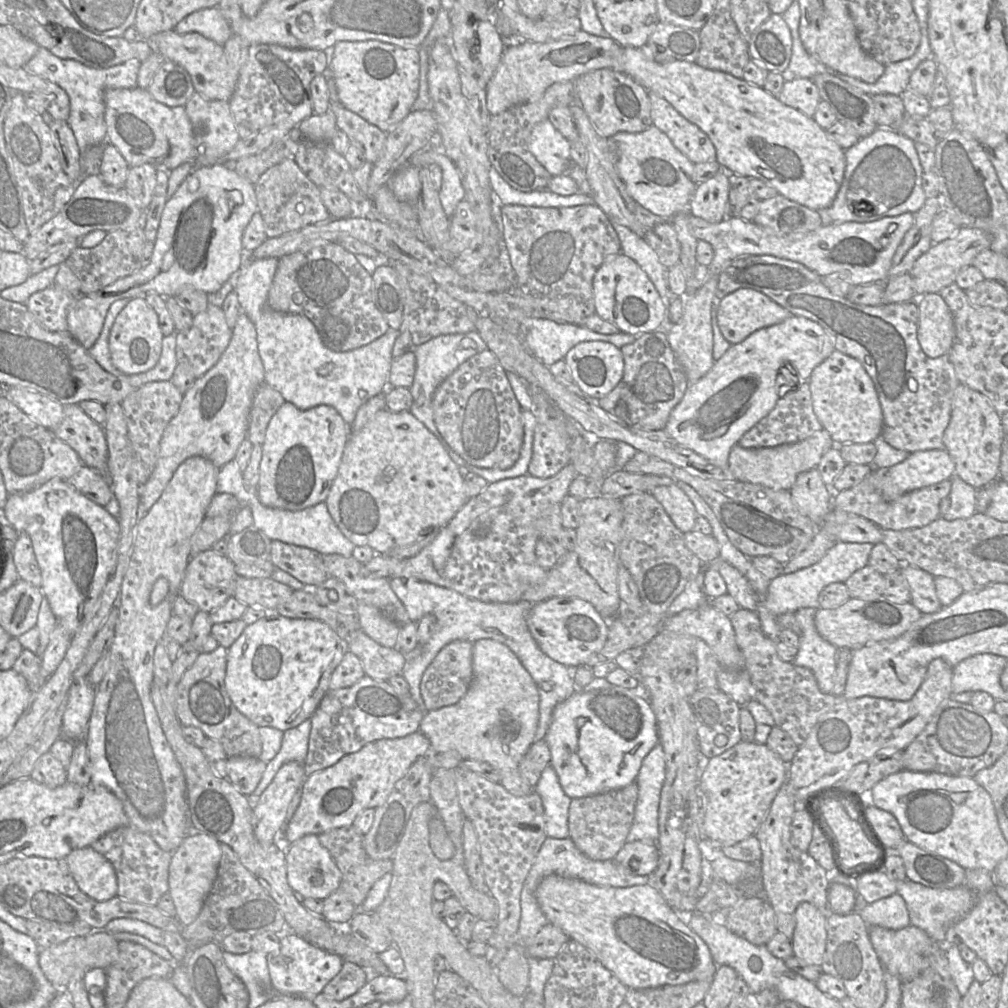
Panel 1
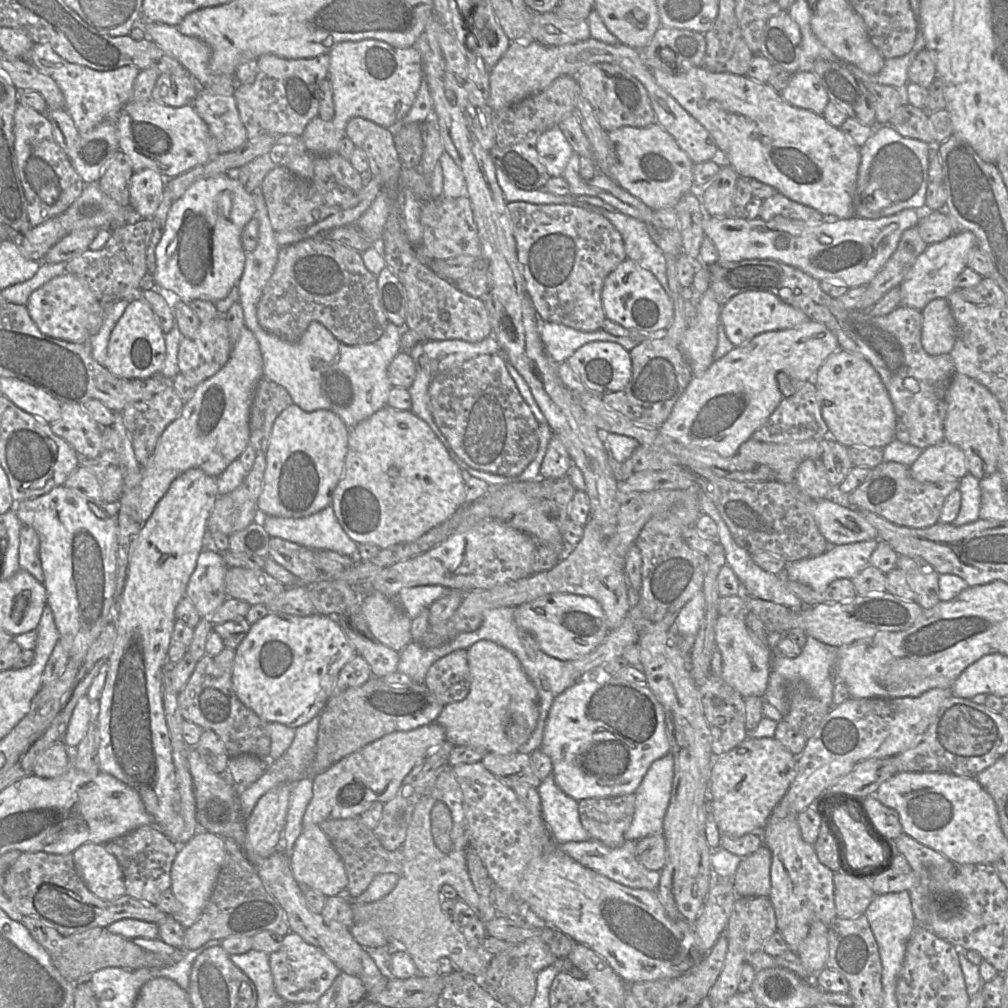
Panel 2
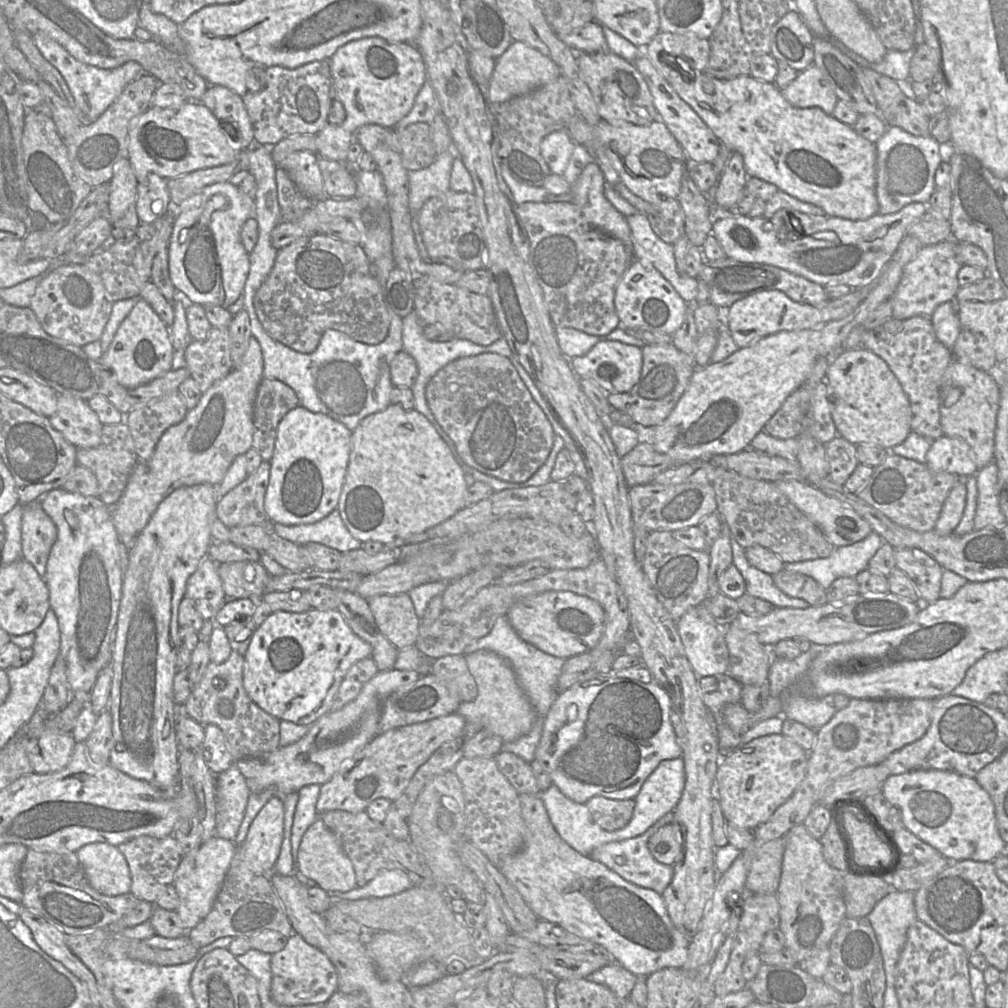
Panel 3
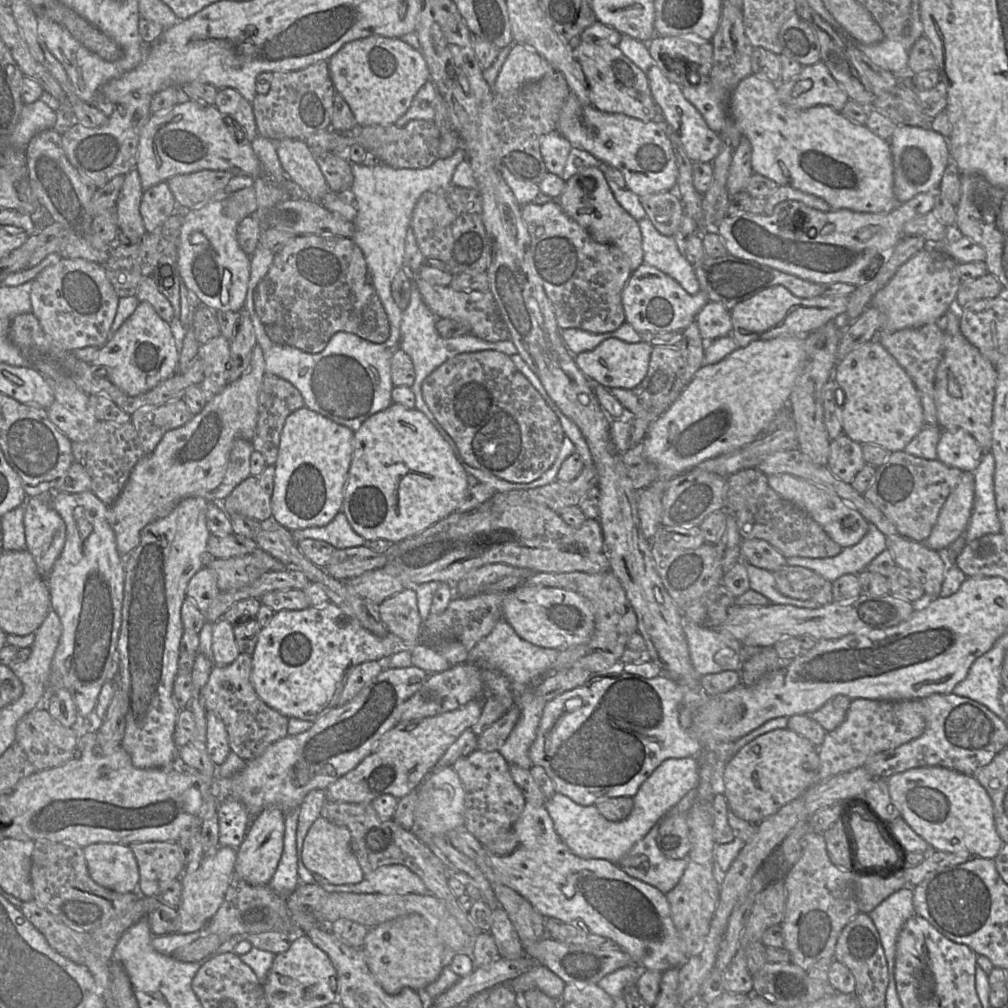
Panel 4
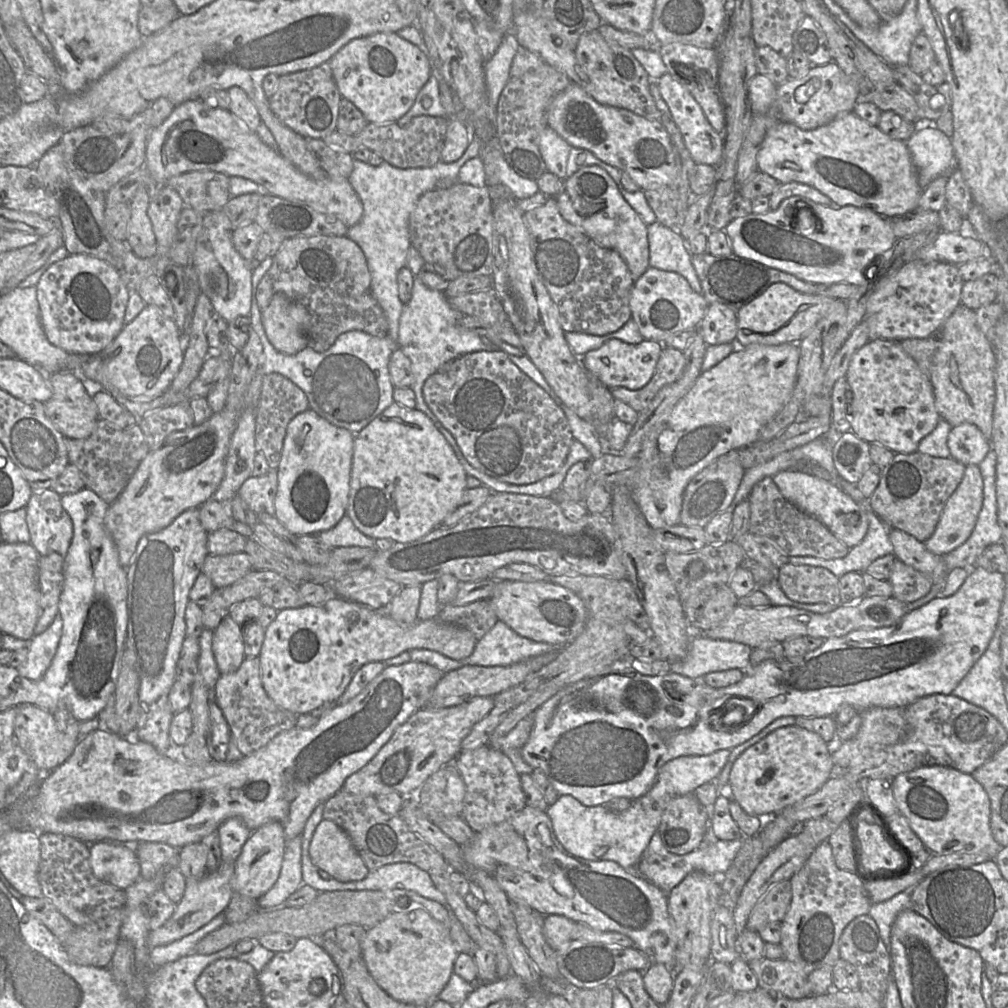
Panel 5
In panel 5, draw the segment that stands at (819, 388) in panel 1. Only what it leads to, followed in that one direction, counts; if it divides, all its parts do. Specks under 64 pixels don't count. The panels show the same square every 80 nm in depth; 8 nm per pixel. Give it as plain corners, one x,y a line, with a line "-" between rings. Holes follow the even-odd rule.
880,339
869,341
852,357
845,375
845,379
849,384
852,392
851,414
848,414
847,408
847,420
851,425
850,431
853,432
857,437
868,443
875,442
881,444
886,448
890,449
891,451
893,451
895,454
914,453
917,452
920,441
929,433
931,433
937,426
938,422
941,420
941,417
935,407
933,386
929,374
926,373
924,370
922,370
917,364
917,362
903,350
903,348
900,345
900,341
880,340

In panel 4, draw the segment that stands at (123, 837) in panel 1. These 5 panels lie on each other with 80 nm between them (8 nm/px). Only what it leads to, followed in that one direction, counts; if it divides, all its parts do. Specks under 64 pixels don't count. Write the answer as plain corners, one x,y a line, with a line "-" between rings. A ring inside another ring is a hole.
137,842
129,845
137,861
137,891
145,897
160,897
174,879
184,873
183,853
177,842

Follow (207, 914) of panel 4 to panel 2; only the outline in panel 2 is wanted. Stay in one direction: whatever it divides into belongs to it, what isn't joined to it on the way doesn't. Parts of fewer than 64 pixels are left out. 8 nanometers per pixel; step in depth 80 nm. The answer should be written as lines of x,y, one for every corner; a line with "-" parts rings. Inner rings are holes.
200,829
187,843
179,846
179,851
171,868
171,891
180,904
180,911
174,917
187,929
201,916
214,890
219,872
225,859
224,838

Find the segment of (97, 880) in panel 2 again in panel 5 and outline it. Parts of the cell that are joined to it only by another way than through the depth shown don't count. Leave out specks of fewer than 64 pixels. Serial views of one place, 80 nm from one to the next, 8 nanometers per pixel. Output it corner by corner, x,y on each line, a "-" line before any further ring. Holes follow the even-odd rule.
99,841
88,845
91,869
100,881
126,890
140,878
134,844

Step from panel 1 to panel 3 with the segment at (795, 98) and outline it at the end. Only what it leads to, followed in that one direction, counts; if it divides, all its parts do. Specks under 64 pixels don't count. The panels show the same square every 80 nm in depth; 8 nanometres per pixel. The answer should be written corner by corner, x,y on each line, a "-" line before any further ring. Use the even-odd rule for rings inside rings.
815,65
799,72
781,92
794,107
818,107
829,115
839,101
830,83

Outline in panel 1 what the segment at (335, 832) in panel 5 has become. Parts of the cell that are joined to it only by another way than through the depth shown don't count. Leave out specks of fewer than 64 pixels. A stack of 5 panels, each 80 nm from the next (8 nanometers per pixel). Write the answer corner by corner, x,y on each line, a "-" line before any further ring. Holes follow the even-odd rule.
308,834
293,842
285,852
285,859
287,881
296,895
324,900
341,886
341,871
329,851
319,842
318,835

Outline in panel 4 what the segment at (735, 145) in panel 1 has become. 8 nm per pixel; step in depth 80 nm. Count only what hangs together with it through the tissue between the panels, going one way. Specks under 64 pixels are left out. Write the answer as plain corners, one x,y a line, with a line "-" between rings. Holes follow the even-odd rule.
698,71
699,82
698,84
690,84
690,81
686,79
682,74
677,79
669,79
670,81
676,83
683,94
683,96
688,100
702,115
708,127
719,134
723,129
727,116
729,115
737,129
741,132
742,136
746,137
752,147
751,155
751,165
753,173
760,174
770,180
773,180
778,184
778,186
789,186
794,189
800,190
804,193
817,196
828,203
832,210
848,209
854,212
868,212
868,213
888,213
893,211
899,203
897,202
894,195
894,175
893,175
893,160
891,153
891,146
889,140
880,138
879,136
872,133
865,125
857,124
846,117
844,117
841,112
835,111
833,108
828,106
814,106
808,109
796,109
783,104
777,95
777,84
771,82
763,77
759,77
755,74
751,74
744,78
732,92
728,103
726,103
726,96
724,93
718,93
714,87
713,82
710,77
703,79
702,74

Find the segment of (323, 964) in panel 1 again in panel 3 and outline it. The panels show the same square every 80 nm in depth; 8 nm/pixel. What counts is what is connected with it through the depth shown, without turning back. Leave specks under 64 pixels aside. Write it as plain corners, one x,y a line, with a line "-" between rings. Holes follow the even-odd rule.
299,934
289,937
285,947
272,954
271,972
271,997
282,1006
325,1004
338,990
338,975
333,963

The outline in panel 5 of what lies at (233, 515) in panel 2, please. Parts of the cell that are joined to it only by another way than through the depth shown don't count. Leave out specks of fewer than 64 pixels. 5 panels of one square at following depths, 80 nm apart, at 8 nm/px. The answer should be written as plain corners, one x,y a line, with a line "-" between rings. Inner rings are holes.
269,470
261,477
251,476
237,492
243,502
256,514
275,516
275,497
278,490
277,470

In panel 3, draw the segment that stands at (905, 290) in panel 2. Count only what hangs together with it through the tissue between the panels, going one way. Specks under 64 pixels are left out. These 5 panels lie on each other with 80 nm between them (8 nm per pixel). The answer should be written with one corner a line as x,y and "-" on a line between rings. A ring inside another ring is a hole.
953,239
924,245
916,257
905,266
897,288
888,299
894,319
905,320
918,315
930,317
938,305
954,301
960,287
958,271
963,265
958,259
957,248
958,242

